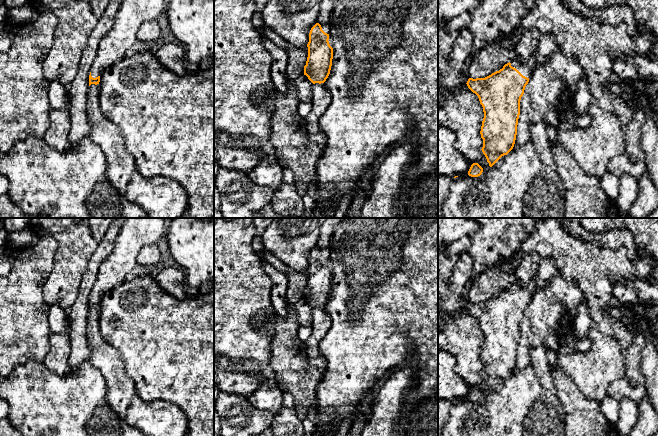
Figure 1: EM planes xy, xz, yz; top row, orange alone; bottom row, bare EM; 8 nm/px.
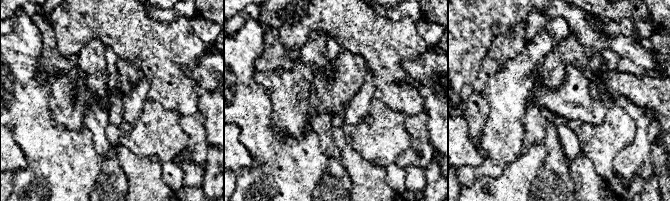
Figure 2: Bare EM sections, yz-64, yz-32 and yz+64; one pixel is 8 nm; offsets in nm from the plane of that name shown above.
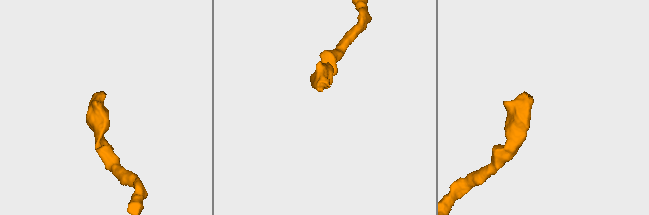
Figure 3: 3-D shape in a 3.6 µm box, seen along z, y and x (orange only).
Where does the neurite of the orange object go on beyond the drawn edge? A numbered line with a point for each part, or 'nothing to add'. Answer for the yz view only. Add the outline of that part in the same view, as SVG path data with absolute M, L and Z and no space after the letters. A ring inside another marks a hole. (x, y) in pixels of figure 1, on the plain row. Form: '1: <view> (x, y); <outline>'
1: yz (526, 293); M537 278L533 279L525 287L521 287L517 282L512 284L510 287L511 290L516 292L523 300L530 303L533 296L533 292L538 287L538 279Z

